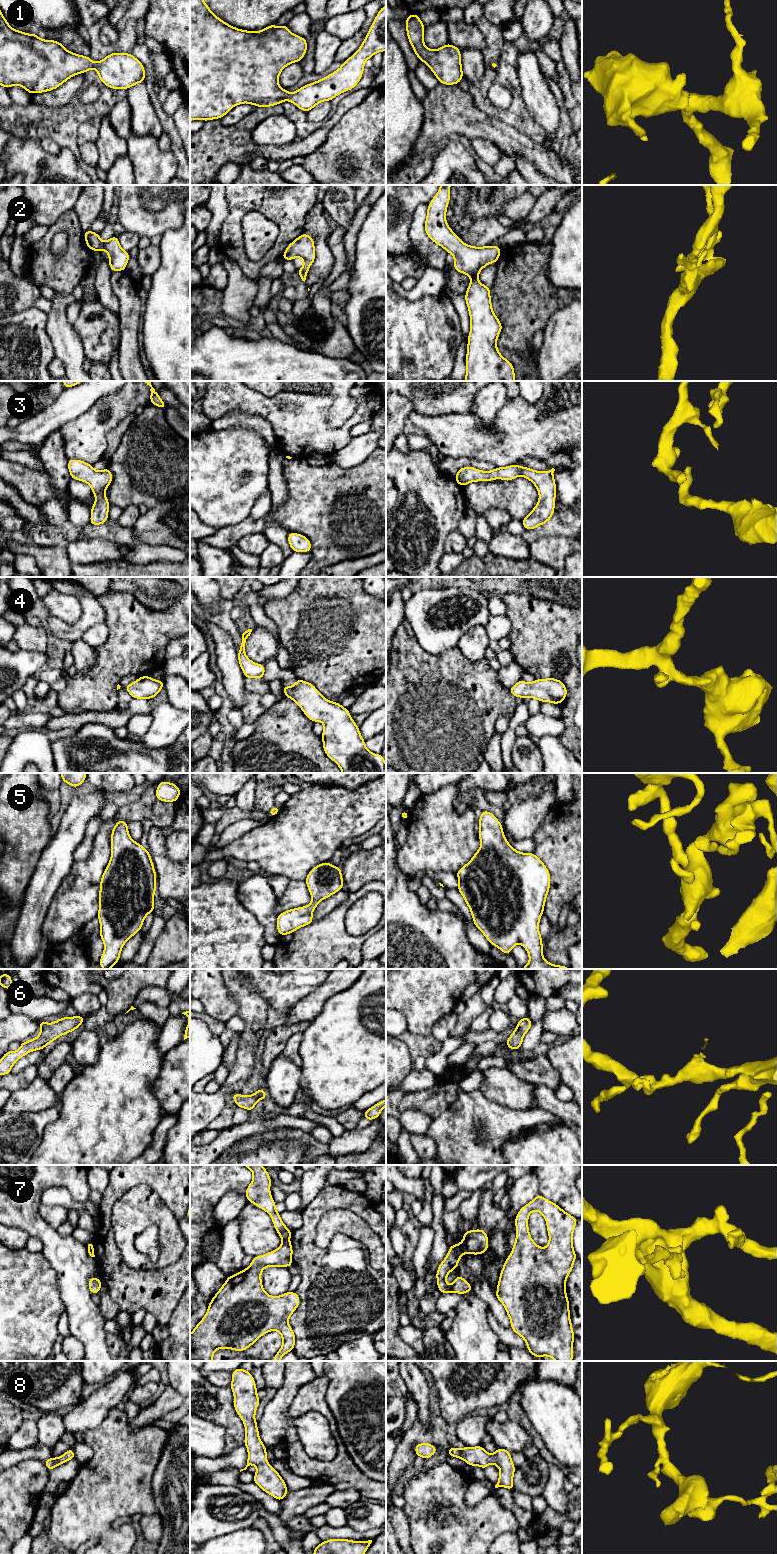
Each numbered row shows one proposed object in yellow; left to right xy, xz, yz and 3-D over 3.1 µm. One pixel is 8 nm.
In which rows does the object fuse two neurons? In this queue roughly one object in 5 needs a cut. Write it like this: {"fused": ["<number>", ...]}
{"fused": ["7"]}

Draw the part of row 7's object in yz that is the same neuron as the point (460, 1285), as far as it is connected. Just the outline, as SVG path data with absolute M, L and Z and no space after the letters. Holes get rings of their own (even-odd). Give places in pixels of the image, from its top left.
M460 1244L451 1245L445 1259L437 1268L436 1279L437 1287L441 1294L458 1293L465 1294L473 1291L473 1287L460 1275L455 1277L454 1282L449 1286L446 1282L447 1275L454 1269L458 1268L460 1258L464 1255Z

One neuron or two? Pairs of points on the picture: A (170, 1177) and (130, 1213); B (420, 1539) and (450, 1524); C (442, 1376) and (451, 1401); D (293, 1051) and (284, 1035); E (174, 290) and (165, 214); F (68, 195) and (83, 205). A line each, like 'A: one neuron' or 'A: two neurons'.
A: two neurons
B: one neuron
C: one neuron
D: two neurons
E: two neurons
F: two neurons

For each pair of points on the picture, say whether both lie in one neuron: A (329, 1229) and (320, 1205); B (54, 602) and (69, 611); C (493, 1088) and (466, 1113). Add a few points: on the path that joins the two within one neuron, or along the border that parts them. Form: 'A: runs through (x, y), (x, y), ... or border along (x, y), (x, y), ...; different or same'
A: border along (346, 1208), (328, 1210), (321, 1217), (314, 1236); different
B: runs through (58, 604), (65, 607); same
C: border along (478, 1089), (487, 1098), (506, 1106); different

